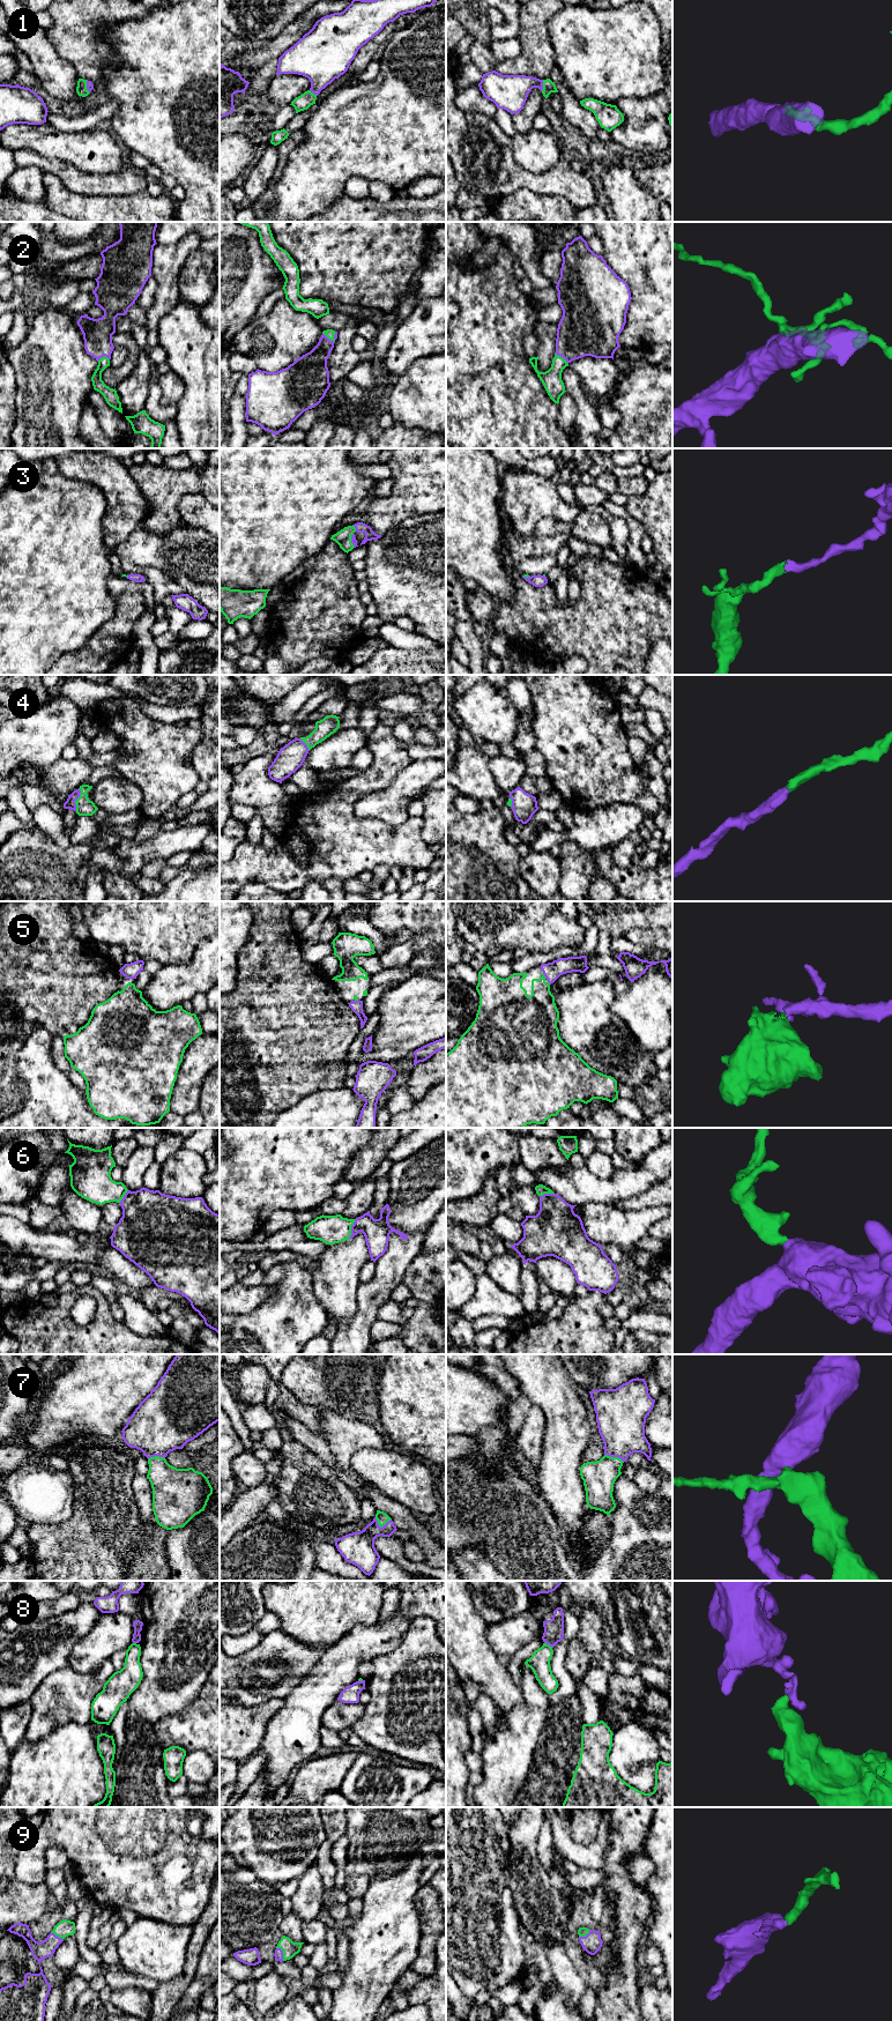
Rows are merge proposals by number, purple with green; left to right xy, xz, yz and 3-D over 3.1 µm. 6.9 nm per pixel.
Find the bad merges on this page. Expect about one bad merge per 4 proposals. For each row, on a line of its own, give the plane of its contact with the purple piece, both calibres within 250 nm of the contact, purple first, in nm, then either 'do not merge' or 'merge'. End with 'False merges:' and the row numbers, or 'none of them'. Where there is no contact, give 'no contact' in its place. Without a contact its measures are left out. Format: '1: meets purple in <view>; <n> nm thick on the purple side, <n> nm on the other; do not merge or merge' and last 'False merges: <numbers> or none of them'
1: meets purple in yz; 240 nm thick on the purple side, 90 nm on the other; merge
2: meets purple in xz; 220 nm thick on the purple side, 60 nm on the other; merge
3: meets purple in xz; 70 nm thick on the purple side, 110 nm on the other; merge
4: meets purple in xy; 70 nm thick on the purple side, 120 nm on the other; merge
5: meets purple in yz; 120 nm thick on the purple side, 240 nm on the other; merge
6: meets purple in xz; 180 nm thick on the purple side, 200 nm on the other; merge
7: meets purple in xz; 220 nm thick on the purple side, 80 nm on the other; merge
8: meets purple in yz; 140 nm thick on the purple side, 140 nm on the other; do not merge
9: meets purple in xz; 60 nm thick on the purple side, 110 nm on the other; merge
False merges: 8

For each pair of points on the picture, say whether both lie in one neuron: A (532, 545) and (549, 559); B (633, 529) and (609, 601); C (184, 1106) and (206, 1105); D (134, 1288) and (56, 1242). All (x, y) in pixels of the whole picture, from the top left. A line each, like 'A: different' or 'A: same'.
A: different
B: different
C: different
D: same

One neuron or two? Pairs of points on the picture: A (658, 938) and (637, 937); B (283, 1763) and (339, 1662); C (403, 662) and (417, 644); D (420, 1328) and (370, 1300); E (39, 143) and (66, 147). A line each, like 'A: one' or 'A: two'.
A: one
B: one
C: two
D: two
E: one

